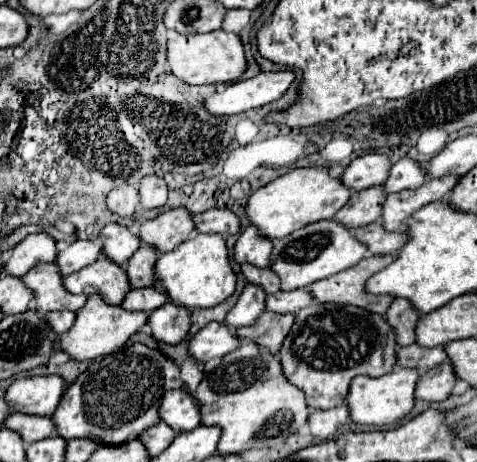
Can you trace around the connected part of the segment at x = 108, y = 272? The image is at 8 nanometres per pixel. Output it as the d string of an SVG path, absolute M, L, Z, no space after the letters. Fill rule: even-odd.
M104 256L94 264L64 276L62 284L70 294L100 294L106 304L120 304L122 296L130 290L130 284L126 284L126 268L110 264Z

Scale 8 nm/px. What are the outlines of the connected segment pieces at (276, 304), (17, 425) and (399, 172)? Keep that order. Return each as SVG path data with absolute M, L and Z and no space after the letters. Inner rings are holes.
M306 288L290 290L290 292L276 292L272 296L266 296L266 310L274 314L298 314L302 308L310 304L310 294Z
M10 414L4 422L2 428L14 430L20 434L20 438L24 440L24 444L32 444L44 438L54 436L54 424L48 416L18 416L18 414Z
M400 158L398 162L392 164L388 180L384 182L384 192L392 194L392 192L400 192L400 190L410 190L410 188L418 188L422 186L426 180L426 172L420 168L418 162L410 160L410 158Z

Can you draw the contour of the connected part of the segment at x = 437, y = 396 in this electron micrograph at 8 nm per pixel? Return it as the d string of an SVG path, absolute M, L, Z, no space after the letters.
M450 362L440 364L438 368L430 368L430 372L422 372L416 384L416 400L426 402L442 402L450 396L452 386L456 384L454 370L450 368Z

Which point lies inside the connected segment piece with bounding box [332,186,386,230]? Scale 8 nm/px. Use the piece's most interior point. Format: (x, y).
(364, 207)

